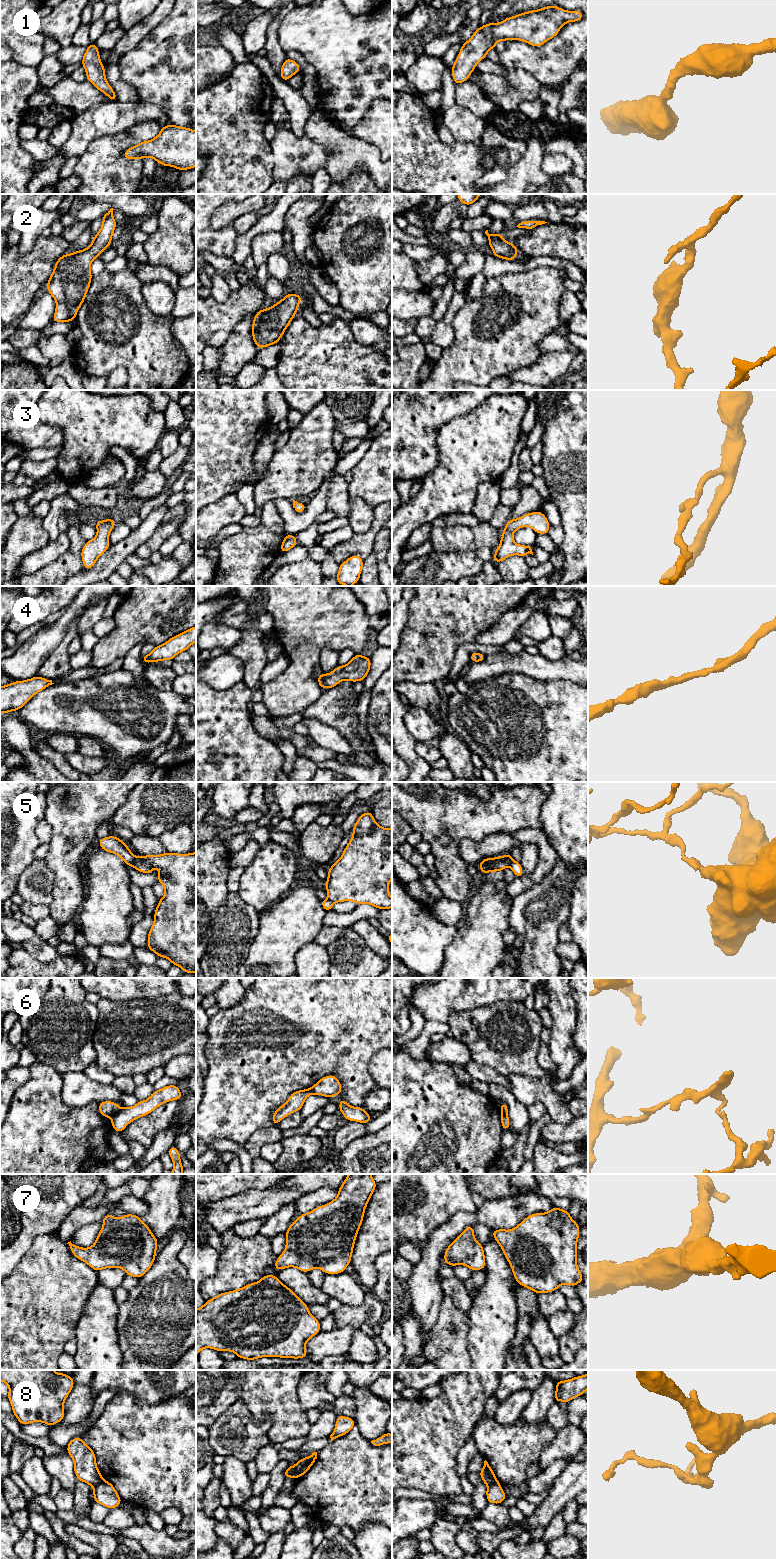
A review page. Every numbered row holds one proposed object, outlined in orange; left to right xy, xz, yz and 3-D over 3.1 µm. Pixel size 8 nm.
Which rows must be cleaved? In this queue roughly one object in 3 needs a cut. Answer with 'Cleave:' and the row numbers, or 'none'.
Cleave: 5, 6, 8

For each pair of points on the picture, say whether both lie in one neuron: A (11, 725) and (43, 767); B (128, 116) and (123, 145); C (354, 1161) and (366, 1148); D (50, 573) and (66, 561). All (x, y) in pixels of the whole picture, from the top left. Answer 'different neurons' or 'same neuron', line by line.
A: same neuron
B: different neurons
C: same neuron
D: same neuron

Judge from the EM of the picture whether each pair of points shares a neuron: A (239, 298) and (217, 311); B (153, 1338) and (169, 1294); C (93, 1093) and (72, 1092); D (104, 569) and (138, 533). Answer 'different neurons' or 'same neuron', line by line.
A: same neuron
B: same neuron
C: same neuron
D: same neuron

